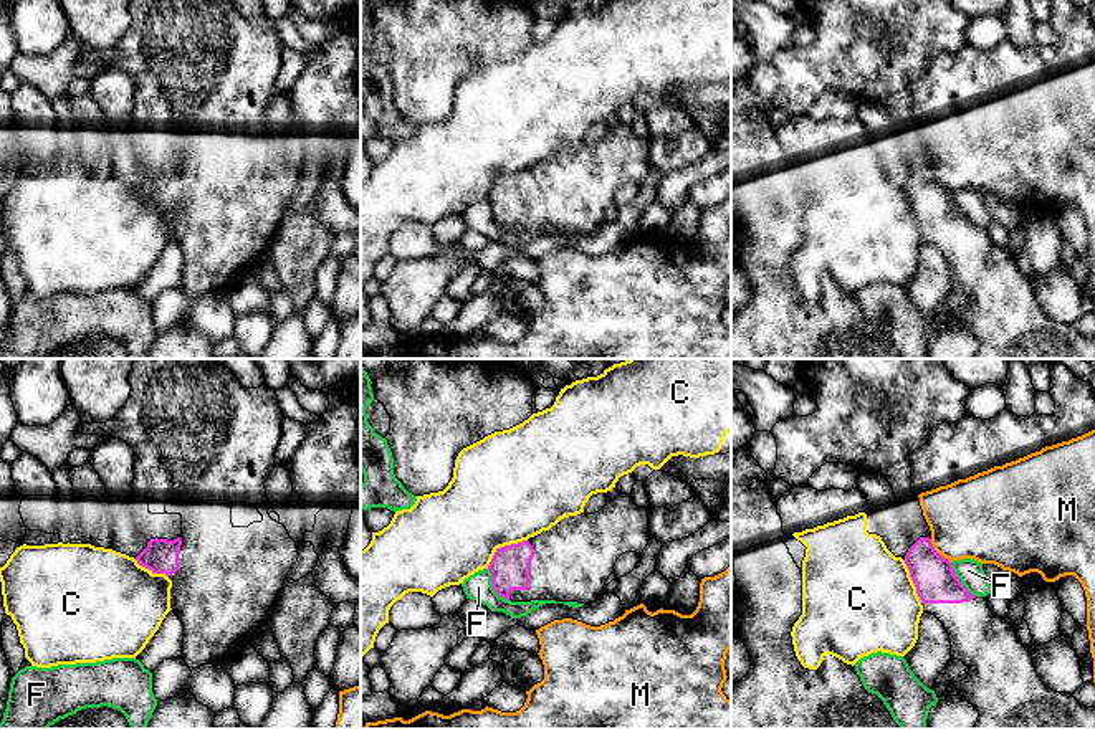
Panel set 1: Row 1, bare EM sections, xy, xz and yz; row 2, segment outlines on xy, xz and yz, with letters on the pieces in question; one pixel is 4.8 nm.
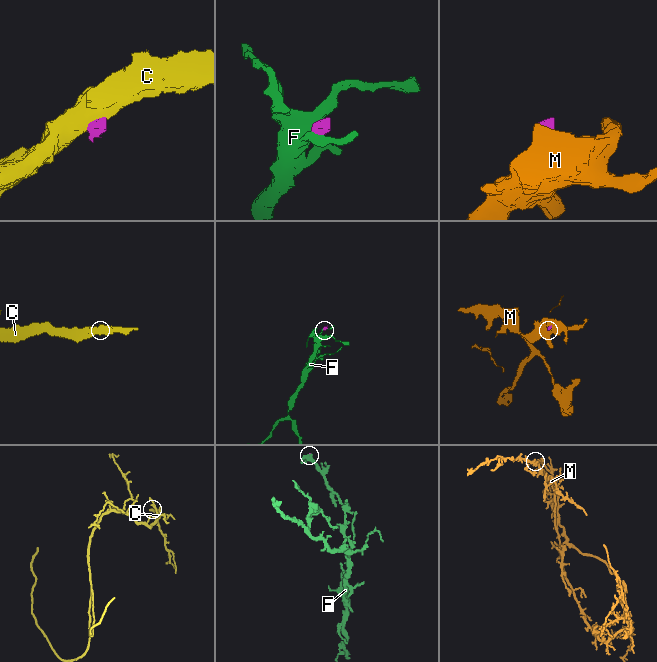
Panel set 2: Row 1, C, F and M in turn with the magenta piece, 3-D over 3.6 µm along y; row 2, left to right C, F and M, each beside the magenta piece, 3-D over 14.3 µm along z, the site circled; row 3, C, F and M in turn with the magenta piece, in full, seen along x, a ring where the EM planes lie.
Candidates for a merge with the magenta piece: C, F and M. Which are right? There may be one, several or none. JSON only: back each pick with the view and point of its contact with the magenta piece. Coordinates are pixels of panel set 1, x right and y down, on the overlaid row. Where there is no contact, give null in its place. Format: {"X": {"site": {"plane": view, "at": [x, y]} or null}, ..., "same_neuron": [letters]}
{"same_neuron": []}

